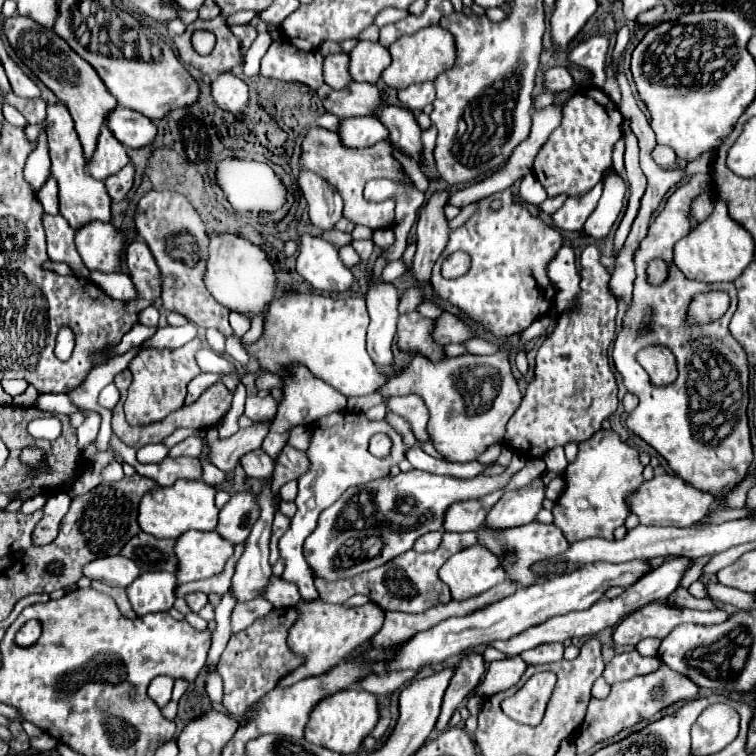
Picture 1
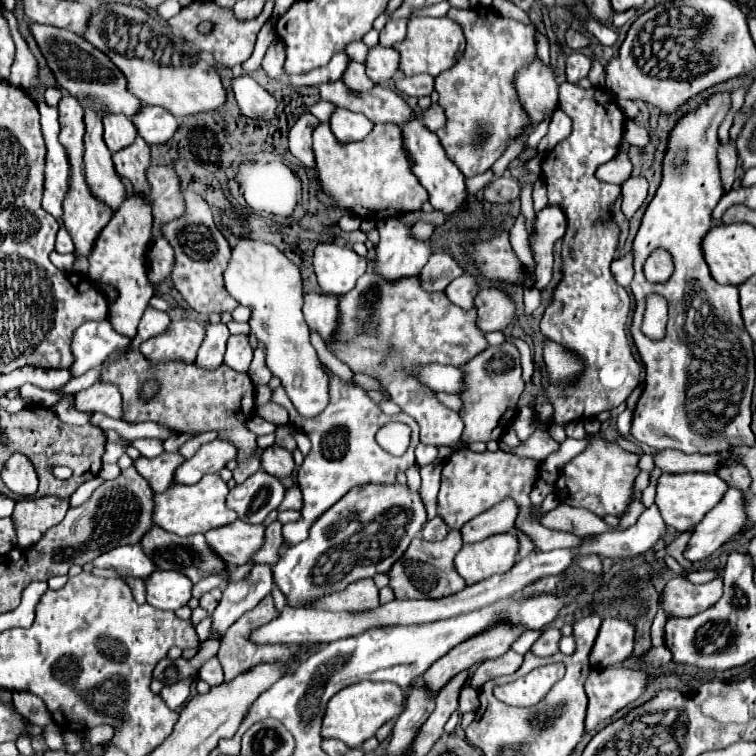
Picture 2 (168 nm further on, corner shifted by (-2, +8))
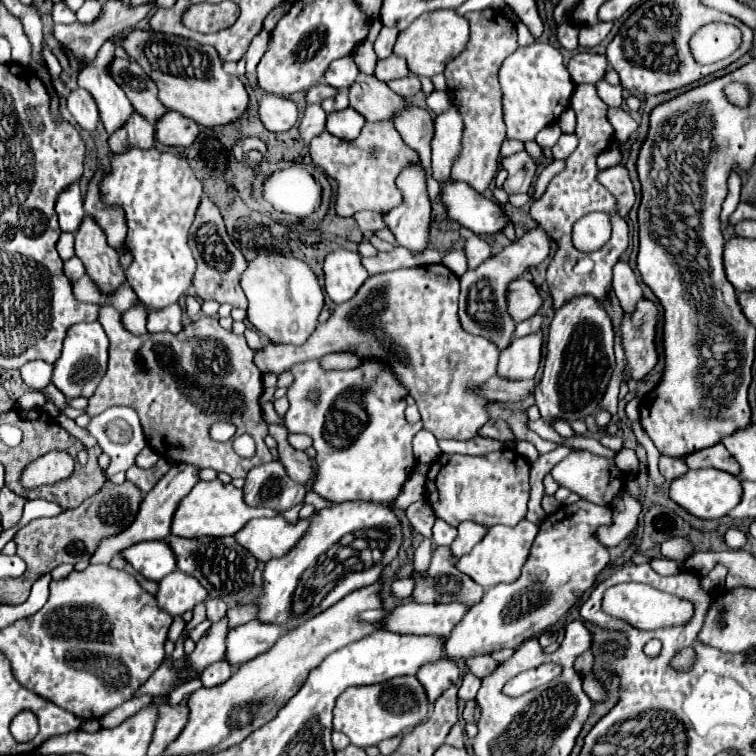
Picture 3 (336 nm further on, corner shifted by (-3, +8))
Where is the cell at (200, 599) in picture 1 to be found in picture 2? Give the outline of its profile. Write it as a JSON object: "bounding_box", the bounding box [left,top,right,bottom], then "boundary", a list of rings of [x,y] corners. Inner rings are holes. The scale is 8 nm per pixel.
{"bounding_box":[199,589,221,613],"boundary":[[[211,589],[211,591],[207,591],[205,595],[201,595],[199,605],[201,605],[207,613],[213,613],[215,607],[217,607],[217,603],[219,603],[219,599],[221,599],[221,589]]]}

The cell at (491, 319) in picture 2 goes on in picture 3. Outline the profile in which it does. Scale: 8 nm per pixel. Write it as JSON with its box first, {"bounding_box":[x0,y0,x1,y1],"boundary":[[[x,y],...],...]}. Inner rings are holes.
{"bounding_box":[508,279,542,323],"boundary":[[[516,279],[512,281],[512,287],[508,289],[508,313],[516,323],[530,319],[538,309],[542,307],[542,295],[538,287],[528,279]]]}

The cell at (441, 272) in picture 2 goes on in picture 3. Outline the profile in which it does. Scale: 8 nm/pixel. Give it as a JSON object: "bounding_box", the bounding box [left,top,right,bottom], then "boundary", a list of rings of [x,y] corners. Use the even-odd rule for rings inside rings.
{"bounding_box":[464,229,492,267],"boundary":[[[464,229],[464,241],[466,241],[466,257],[468,257],[468,267],[478,267],[480,261],[488,259],[492,255],[492,247],[486,243],[486,239],[474,235],[472,231]]]}

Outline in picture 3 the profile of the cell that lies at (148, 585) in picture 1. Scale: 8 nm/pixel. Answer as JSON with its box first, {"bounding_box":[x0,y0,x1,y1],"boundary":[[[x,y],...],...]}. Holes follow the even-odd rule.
{"bounding_box":[156,571,206,617],"boundary":[[[174,571],[160,581],[156,599],[162,611],[176,617],[184,611],[192,611],[198,603],[202,603],[206,599],[206,589],[194,577],[182,571]]]}

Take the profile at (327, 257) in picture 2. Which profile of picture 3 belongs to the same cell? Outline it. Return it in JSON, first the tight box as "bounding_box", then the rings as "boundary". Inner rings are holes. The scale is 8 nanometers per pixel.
{"bounding_box":[324,249,368,305],"boundary":[[[348,249],[334,251],[326,257],[324,275],[326,293],[336,305],[350,301],[368,279],[368,273],[360,263],[360,255]]]}

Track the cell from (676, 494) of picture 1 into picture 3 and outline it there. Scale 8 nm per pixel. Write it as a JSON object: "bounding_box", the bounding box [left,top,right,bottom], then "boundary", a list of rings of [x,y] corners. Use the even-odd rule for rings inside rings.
{"bounding_box":[670,469,742,519],"boundary":[[[698,469],[688,471],[684,477],[670,483],[670,497],[688,513],[700,519],[720,519],[732,511],[742,499],[742,485],[736,475],[730,475],[720,469]]]}

